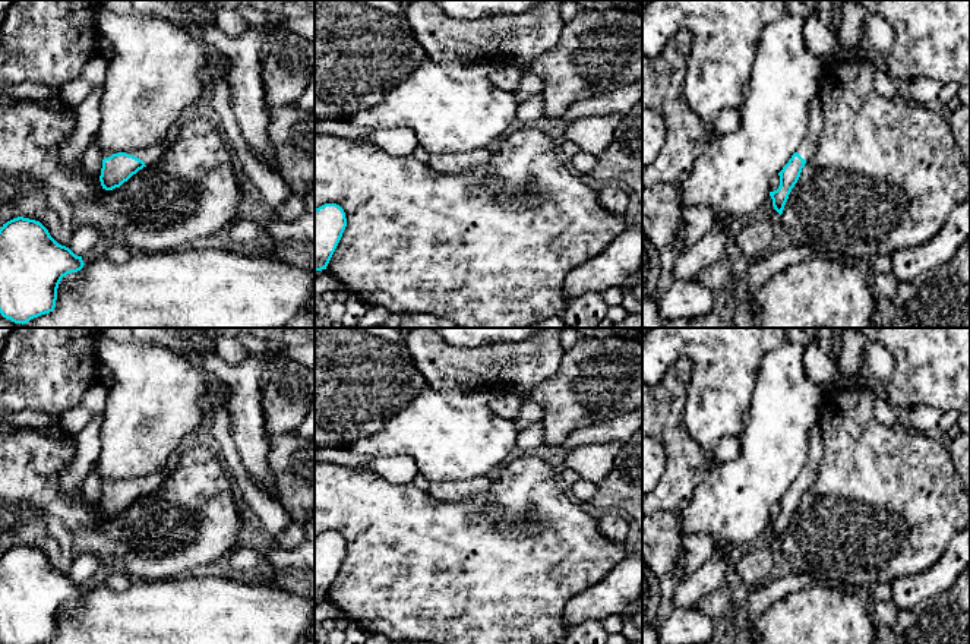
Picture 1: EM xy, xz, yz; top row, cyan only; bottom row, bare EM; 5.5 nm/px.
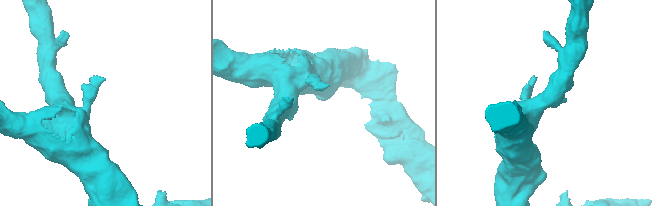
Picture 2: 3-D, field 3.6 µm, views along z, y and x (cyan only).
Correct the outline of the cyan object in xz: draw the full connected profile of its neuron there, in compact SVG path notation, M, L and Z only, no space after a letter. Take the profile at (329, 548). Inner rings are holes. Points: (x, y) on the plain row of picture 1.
M325 531L315 537L315 600L326 597L347 555L344 537Z

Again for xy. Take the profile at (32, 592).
M18 544L0 556L0 641L41 644L56 635L63 604L83 596L82 584L59 572L35 547Z

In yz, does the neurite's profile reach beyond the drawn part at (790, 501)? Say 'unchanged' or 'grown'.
grown

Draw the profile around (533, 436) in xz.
M543 422L534 423L516 435L516 446L528 451L544 445Z

